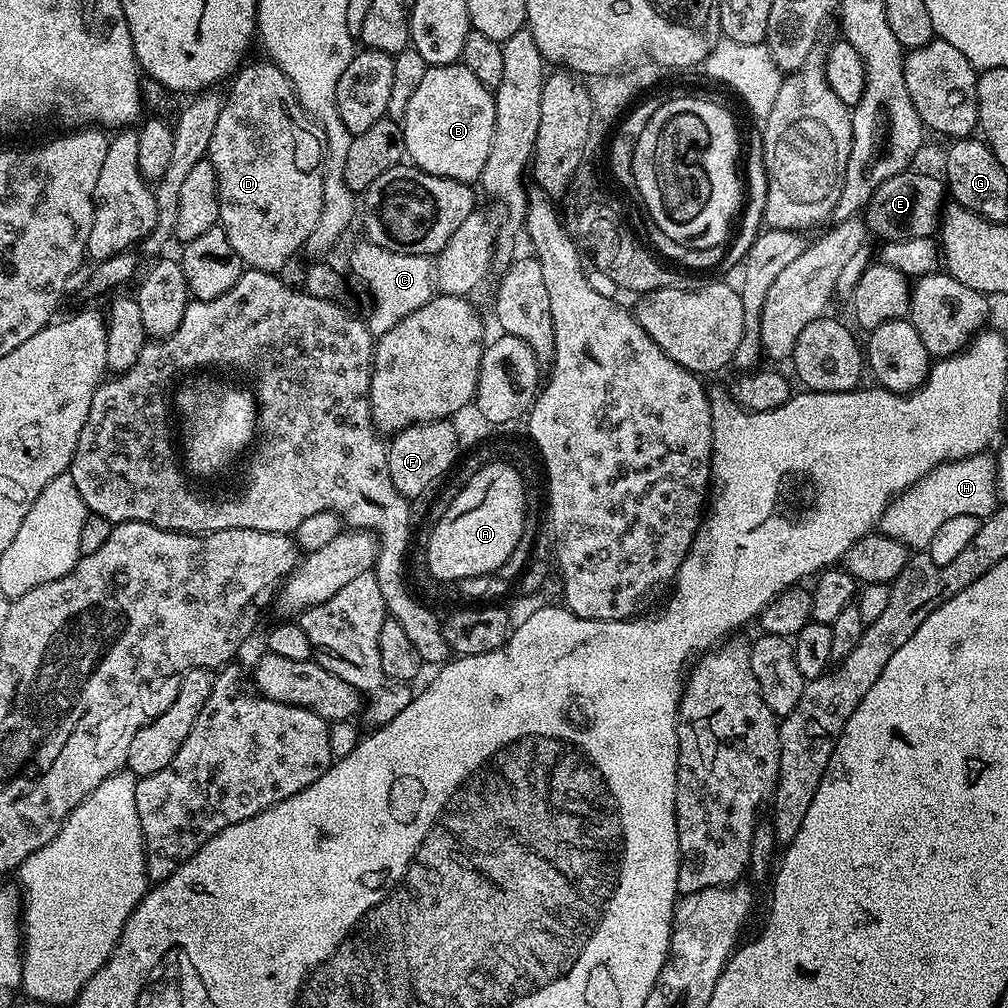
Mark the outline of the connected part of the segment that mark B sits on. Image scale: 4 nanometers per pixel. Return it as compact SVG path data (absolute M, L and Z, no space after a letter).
M462 62L429 66L418 90L410 97L402 121L407 159L423 172L435 176L460 180L464 184L479 181L482 166L486 166L486 158L490 155L495 117L496 98L493 89L482 86L482 82L478 82L478 78L474 78L474 74L470 74L470 70Z

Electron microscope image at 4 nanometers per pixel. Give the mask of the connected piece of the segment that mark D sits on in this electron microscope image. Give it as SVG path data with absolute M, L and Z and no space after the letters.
M261 58L257 64L251 62L245 63L231 77L230 85L232 89L227 89L224 98L224 109L222 114L218 114L218 123L214 125L214 134L210 138L207 159L214 166L216 177L218 178L218 198L220 199L220 223L219 227L223 228L226 238L230 238L230 246L238 254L238 258L248 268L257 268L260 272L281 271L280 267L295 254L296 251L303 249L308 243L310 234L314 234L314 226L318 226L318 214L322 214L322 190L324 189L324 173L326 171L326 145L320 127L316 121L307 115L303 108L300 107L300 100L296 97L294 86L278 66Z

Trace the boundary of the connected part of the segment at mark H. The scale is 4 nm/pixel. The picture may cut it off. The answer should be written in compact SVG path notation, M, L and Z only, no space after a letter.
M995 455L967 456L940 464L930 470L930 474L914 482L914 486L910 486L889 504L878 528L883 535L901 540L909 549L924 550L947 520L955 516L983 518L996 511L997 507Z

